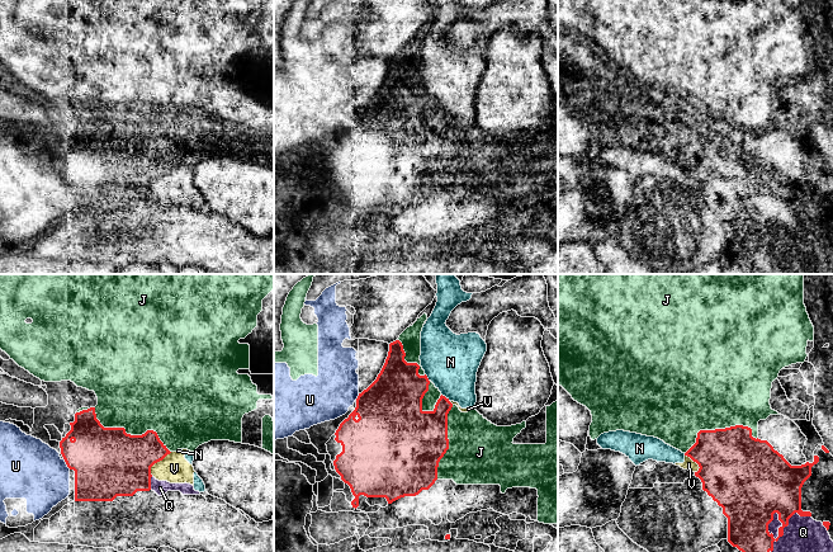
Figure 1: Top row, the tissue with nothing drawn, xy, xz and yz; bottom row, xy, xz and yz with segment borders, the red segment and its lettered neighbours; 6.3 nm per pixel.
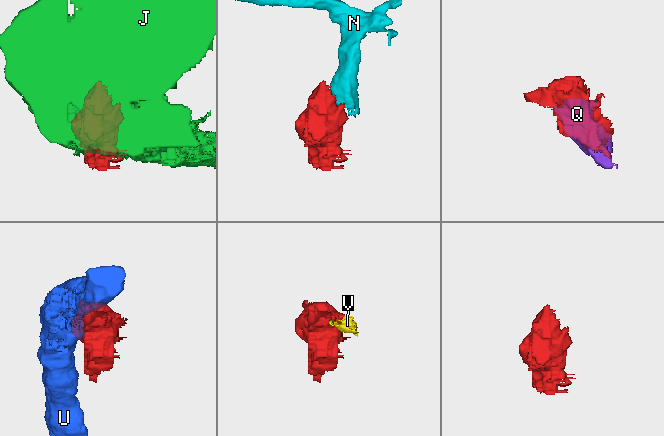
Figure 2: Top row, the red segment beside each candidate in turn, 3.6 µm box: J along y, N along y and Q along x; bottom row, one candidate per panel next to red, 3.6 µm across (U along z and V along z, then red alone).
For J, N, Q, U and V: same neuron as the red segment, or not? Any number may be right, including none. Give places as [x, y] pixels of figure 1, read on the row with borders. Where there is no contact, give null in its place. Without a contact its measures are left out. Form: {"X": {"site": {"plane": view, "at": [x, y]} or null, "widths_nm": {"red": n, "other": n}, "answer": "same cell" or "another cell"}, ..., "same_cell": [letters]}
{"J": {"site": {"plane": "xy", "at": [129, 434]}, "widths_nm": {"red": 440, "other": 440}, "answer": "same cell"}, "N": {"site": {"plane": "xz", "at": [445, 397]}, "widths_nm": {"red": 280, "other": 360}, "answer": "another cell"}, "Q": {"site": {"plane": "yz", "at": [785, 525]}, "widths_nm": {"red": 320, "other": 220}, "answer": "another cell"}, "U": {"site": {"plane": "xy", "at": [66, 463]}, "widths_nm": {"red": 420, "other": 380}, "answer": "another cell"}, "V": {"site": {"plane": "xy", "at": [157, 461]}, "widths_nm": {"red": 400, "other": 190}, "answer": "another cell"}, "same_cell": ["J"]}

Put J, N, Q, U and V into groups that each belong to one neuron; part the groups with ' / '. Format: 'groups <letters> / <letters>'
groups J / N Q V / U

